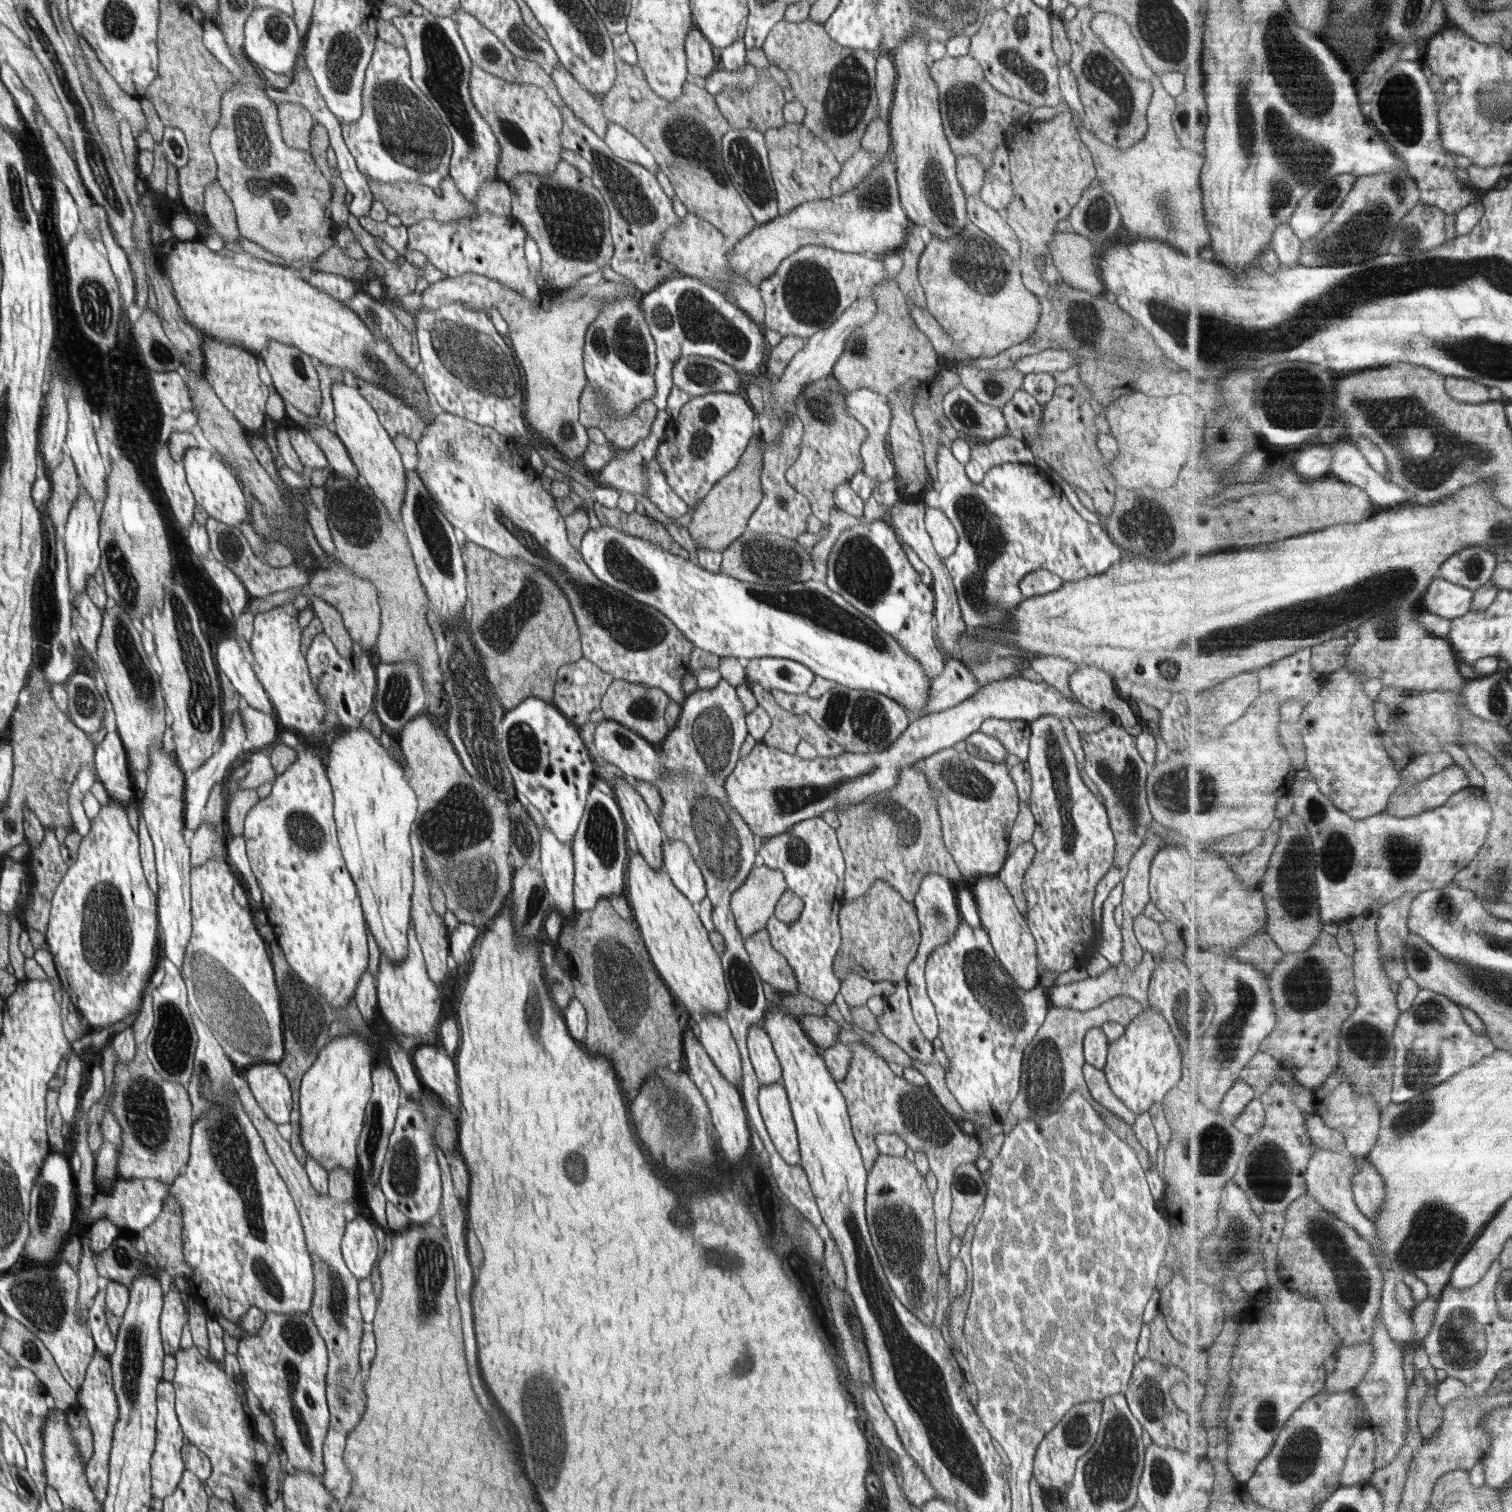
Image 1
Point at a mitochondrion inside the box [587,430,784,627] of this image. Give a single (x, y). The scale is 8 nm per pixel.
(630, 573)

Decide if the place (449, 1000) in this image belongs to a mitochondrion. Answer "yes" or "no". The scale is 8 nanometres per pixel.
no

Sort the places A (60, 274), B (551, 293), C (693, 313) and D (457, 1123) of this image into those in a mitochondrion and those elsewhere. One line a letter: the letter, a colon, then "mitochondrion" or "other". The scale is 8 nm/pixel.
A: mitochondrion
B: other
C: mitochondrion
D: other

